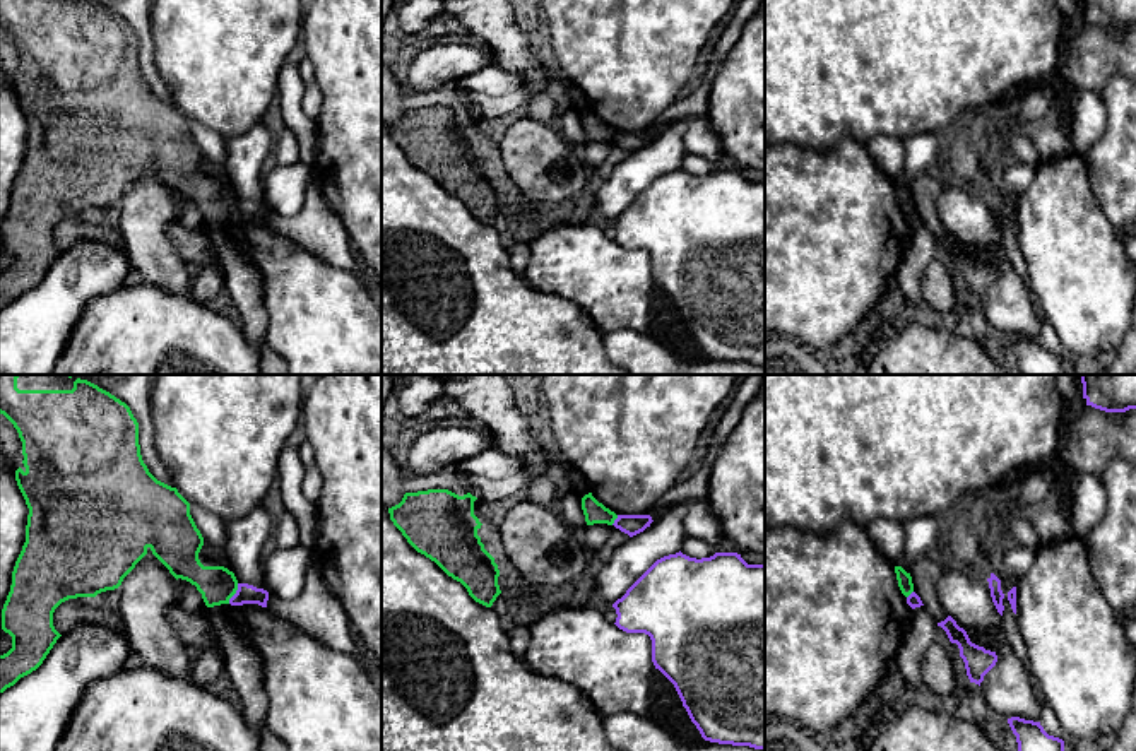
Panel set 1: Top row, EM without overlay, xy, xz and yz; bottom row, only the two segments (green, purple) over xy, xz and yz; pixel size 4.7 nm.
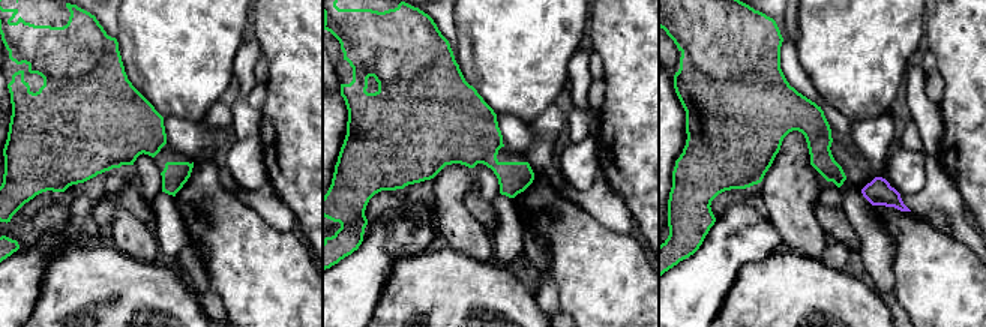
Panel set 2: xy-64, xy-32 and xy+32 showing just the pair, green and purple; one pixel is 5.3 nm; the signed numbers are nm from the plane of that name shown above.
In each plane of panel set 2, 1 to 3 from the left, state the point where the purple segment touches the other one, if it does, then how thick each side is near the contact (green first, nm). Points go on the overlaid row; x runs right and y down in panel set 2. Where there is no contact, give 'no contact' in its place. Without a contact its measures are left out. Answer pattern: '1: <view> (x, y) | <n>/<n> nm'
1: no contact
2: no contact
3: no contact

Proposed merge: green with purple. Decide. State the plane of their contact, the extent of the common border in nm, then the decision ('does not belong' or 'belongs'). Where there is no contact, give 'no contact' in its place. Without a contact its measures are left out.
contact in xy; length 110 nm; does not belong

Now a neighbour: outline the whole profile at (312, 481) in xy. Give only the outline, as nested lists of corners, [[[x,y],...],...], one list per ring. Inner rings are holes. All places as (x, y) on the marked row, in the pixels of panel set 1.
[[[315,465],[306,469],[303,476],[303,494],[306,496],[308,501],[317,503],[322,486],[323,486],[323,477],[318,467]]]

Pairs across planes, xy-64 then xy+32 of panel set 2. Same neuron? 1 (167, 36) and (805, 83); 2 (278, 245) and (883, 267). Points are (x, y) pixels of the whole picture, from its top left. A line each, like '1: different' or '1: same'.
1: different
2: different

